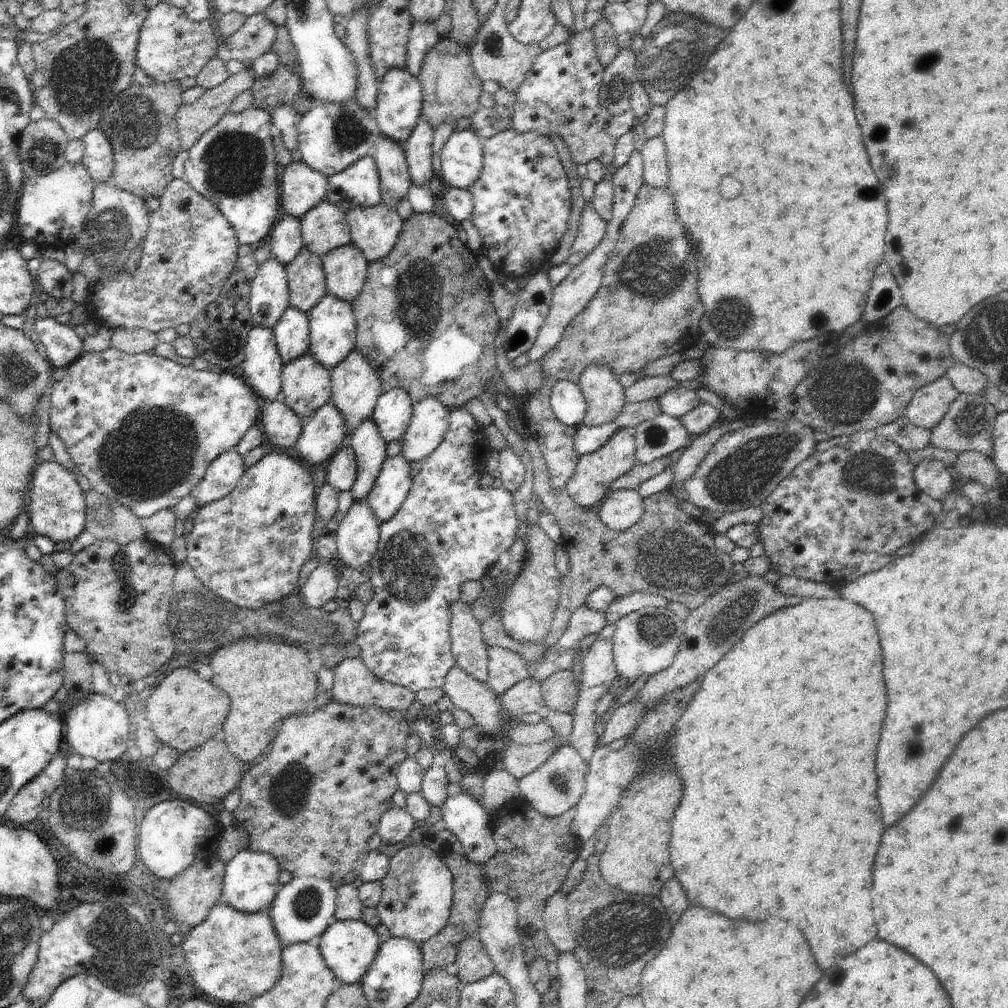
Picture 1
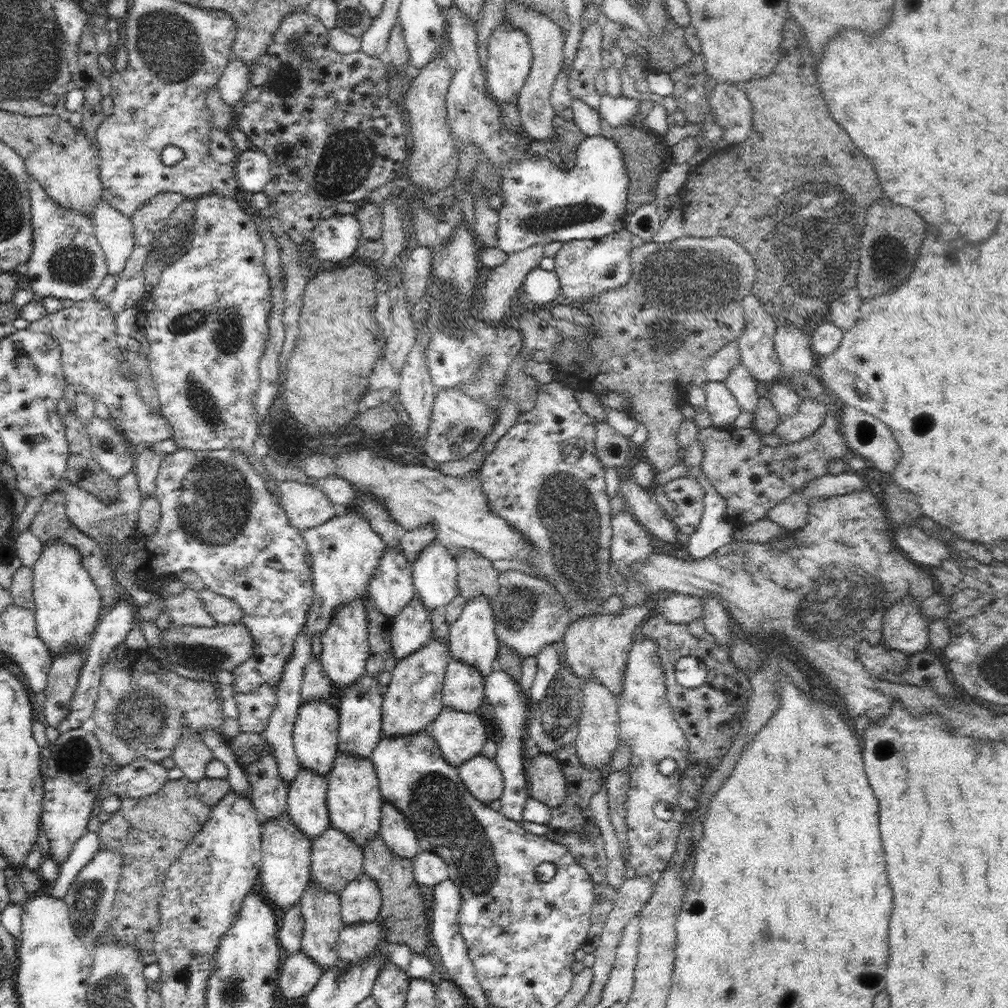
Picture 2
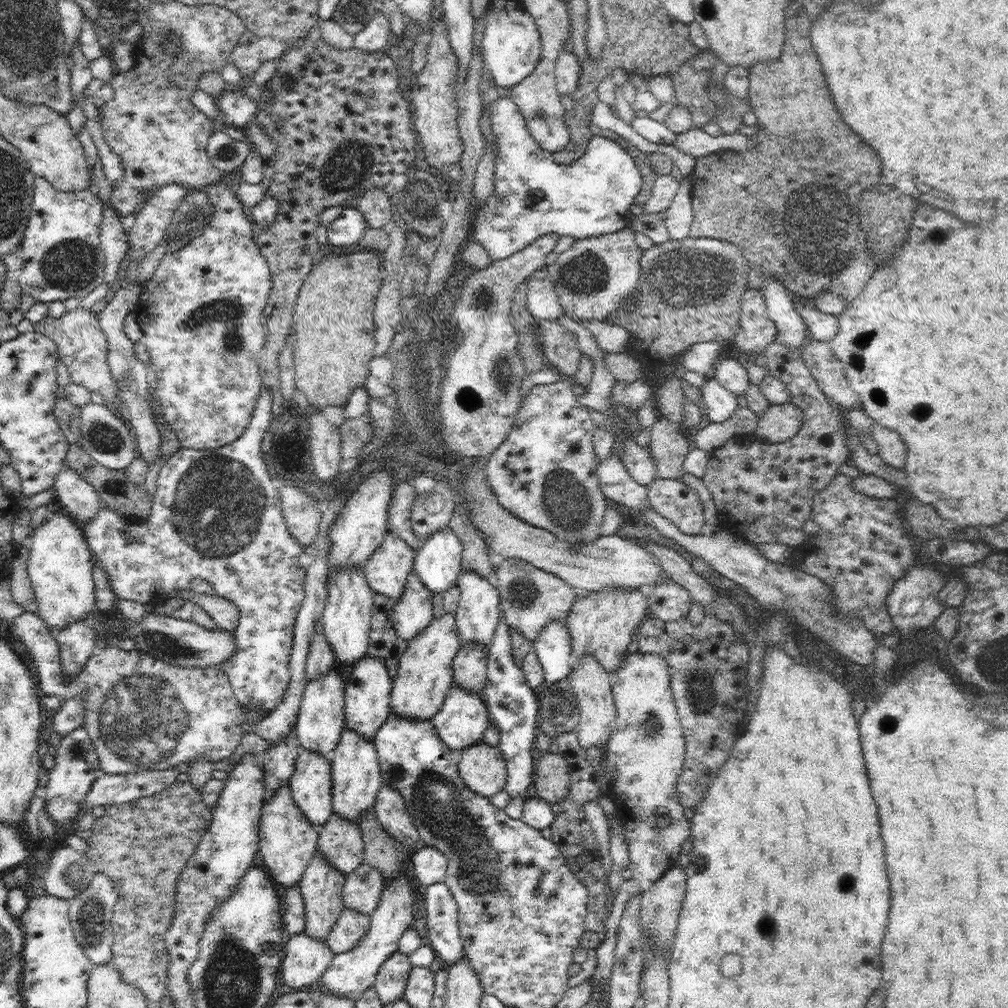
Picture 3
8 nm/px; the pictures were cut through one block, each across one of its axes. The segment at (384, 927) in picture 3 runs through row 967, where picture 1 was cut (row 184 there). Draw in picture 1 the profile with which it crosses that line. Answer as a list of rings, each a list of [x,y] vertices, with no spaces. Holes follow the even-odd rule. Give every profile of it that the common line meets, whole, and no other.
[[[366,155],[346,170],[332,175],[324,201],[334,204],[344,214],[354,208],[370,208],[382,203],[380,176],[374,157]]]

